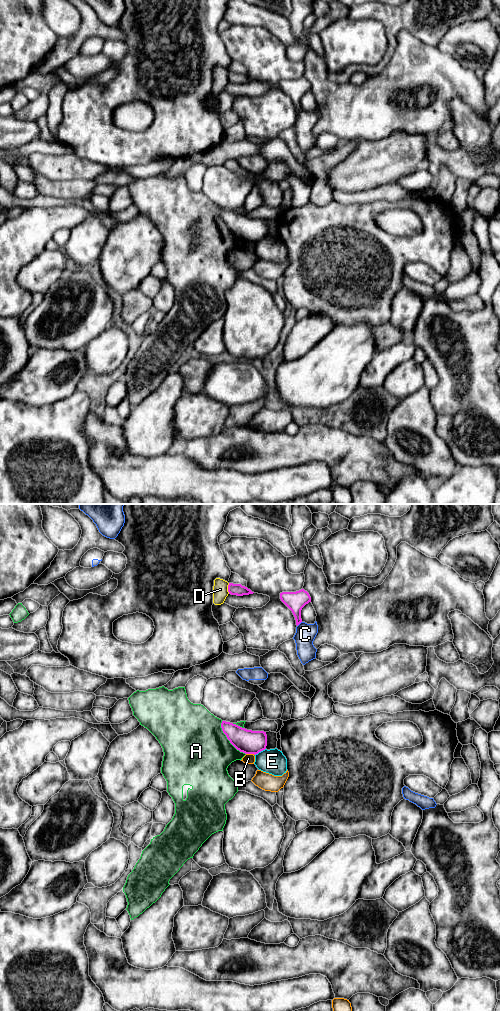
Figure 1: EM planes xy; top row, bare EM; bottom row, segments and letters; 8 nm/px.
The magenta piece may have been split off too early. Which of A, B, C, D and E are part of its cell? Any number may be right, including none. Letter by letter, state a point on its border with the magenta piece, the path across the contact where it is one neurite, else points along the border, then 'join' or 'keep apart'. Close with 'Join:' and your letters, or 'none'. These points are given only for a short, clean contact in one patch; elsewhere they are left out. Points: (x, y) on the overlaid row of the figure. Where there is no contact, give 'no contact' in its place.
A: contact xy (227, 738); keep apart
B: contact xy (250, 753); keep apart
C: contact xy (299, 623); keep apart
D: contact xy (228, 588); keep apart
E: contact xy (260, 751); border xy (265, 748), (255, 755); keep apart
Join: none

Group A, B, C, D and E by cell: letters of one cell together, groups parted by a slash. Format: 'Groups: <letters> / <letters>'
Groups: A / B / C / D / E

